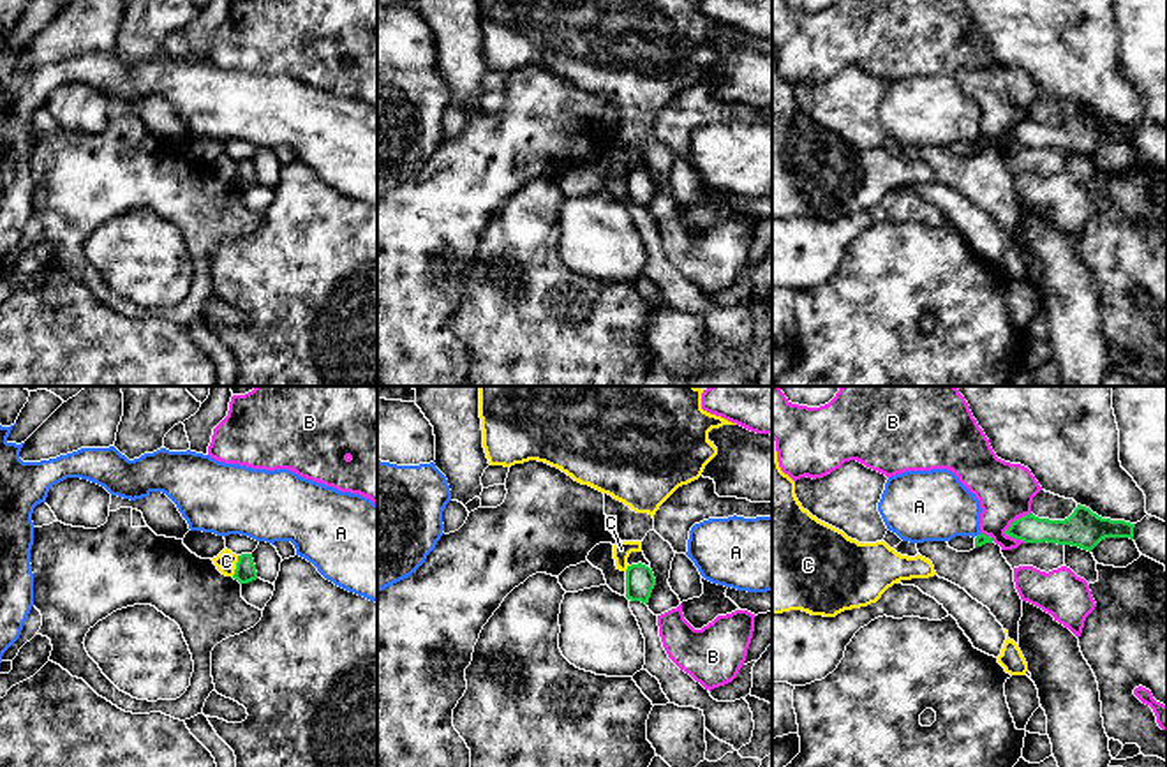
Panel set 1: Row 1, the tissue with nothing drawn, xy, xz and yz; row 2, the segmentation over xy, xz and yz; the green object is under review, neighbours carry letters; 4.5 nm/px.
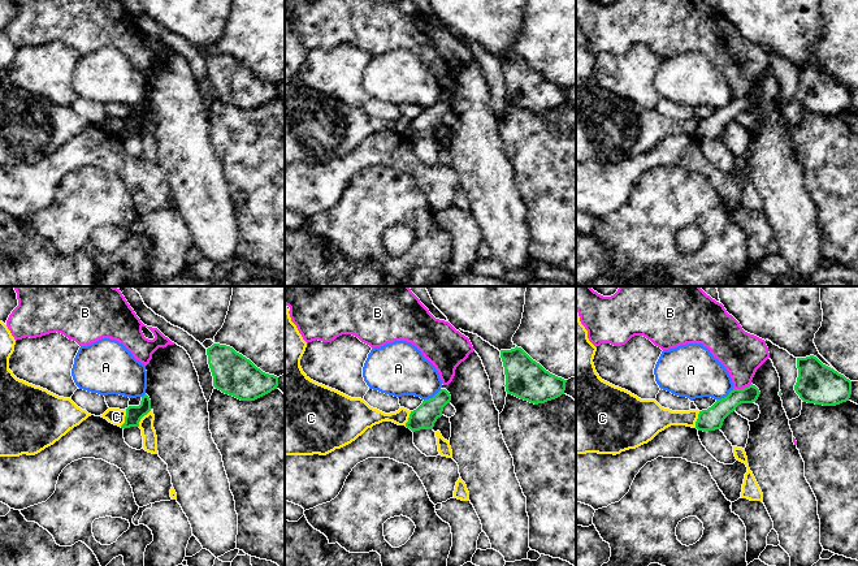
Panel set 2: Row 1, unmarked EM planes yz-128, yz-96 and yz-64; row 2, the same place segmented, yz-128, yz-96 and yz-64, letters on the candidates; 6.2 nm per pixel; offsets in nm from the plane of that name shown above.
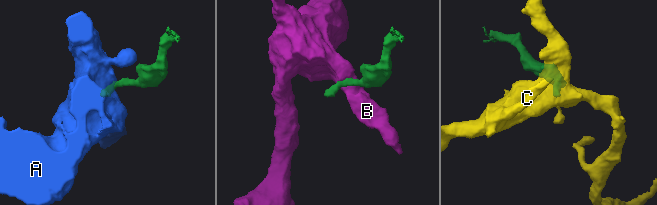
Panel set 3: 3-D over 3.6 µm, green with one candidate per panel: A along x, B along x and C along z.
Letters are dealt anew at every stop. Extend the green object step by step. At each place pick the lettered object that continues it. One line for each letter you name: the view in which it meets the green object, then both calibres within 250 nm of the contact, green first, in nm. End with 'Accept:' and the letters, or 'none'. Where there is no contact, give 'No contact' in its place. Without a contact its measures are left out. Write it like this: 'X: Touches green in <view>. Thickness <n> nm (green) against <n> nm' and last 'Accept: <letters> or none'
Accept: none

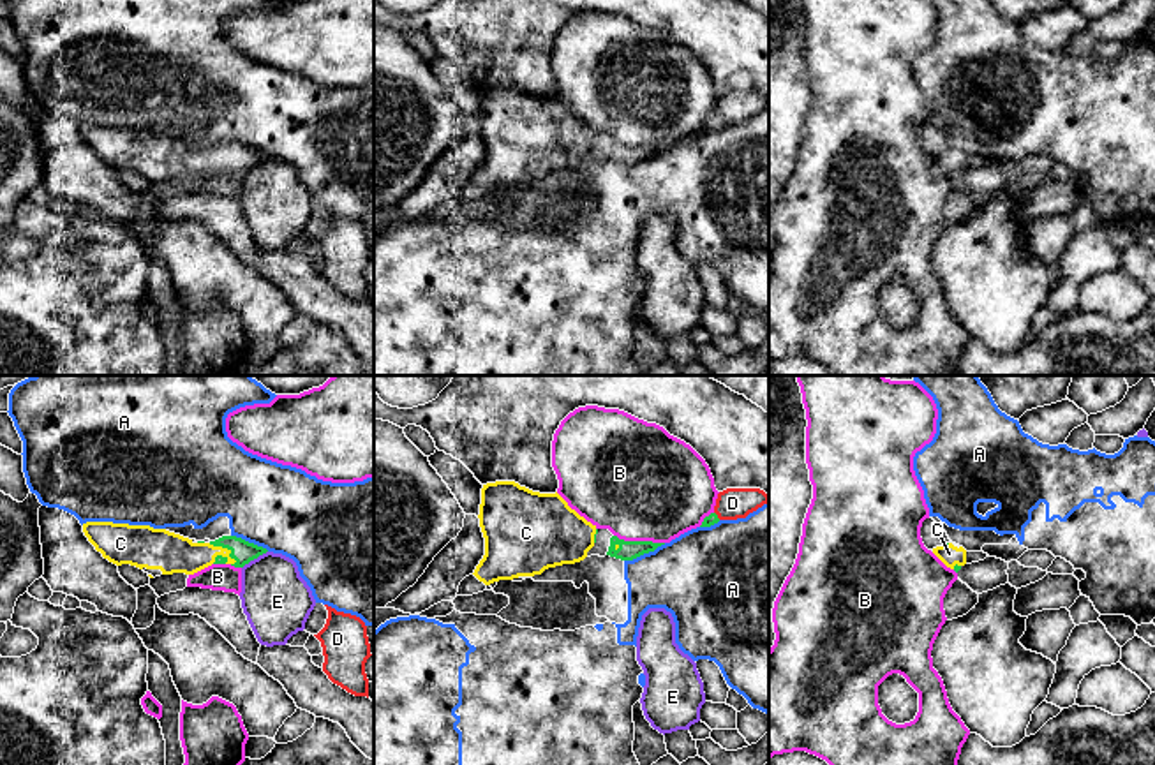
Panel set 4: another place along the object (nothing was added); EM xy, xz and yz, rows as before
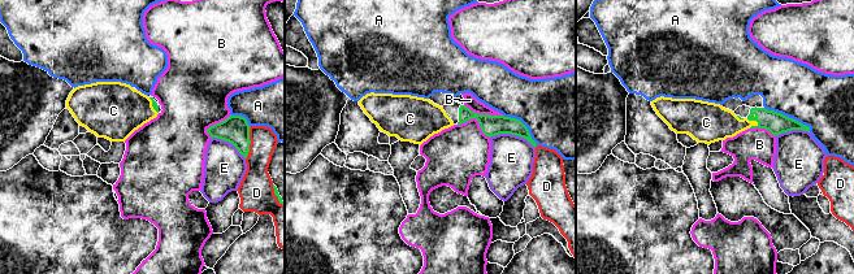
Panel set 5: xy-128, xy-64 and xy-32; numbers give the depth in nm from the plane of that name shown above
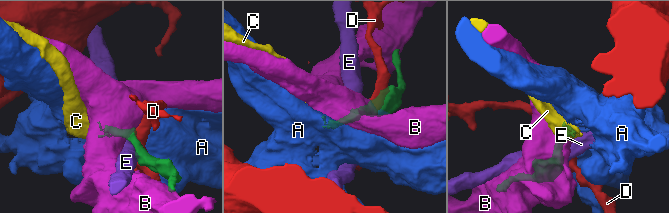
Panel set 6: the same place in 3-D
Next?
C: Touches green in xy. Thickness 100 nm (green) against 180 nm
Accept: C

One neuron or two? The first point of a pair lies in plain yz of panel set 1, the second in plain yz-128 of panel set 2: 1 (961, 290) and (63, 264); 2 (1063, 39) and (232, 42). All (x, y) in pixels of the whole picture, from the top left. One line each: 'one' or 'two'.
1: two
2: two

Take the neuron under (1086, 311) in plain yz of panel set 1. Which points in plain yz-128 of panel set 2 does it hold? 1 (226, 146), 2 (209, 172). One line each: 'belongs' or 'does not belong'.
1: does not belong
2: belongs

